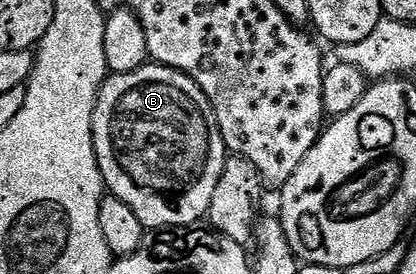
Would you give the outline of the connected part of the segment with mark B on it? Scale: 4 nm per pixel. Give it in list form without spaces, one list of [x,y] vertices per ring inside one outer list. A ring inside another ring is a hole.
[[[147,63],[139,71],[127,71],[126,73],[114,73],[106,76],[101,85],[101,90],[97,93],[97,106],[93,112],[93,146],[95,147],[97,162],[101,168],[101,179],[105,183],[106,190],[112,196],[123,199],[123,203],[127,203],[127,207],[131,207],[131,211],[135,211],[135,215],[139,215],[139,223],[143,223],[146,230],[149,231],[196,226],[200,222],[197,220],[200,217],[202,220],[209,212],[211,195],[215,195],[215,187],[219,187],[219,179],[223,175],[227,156],[223,135],[219,131],[207,95],[203,95],[201,88],[186,73],[180,73],[178,69],[168,69],[167,66],[156,63]]]

